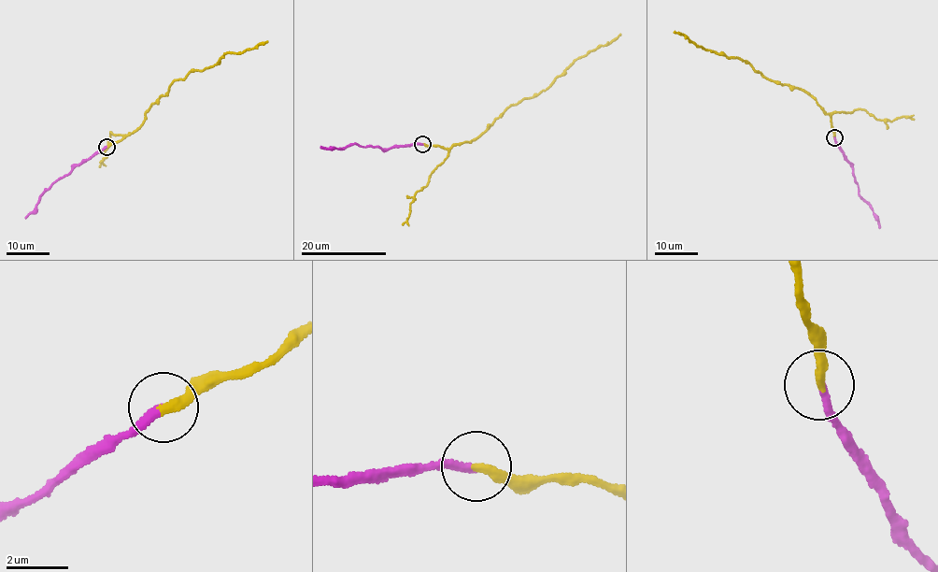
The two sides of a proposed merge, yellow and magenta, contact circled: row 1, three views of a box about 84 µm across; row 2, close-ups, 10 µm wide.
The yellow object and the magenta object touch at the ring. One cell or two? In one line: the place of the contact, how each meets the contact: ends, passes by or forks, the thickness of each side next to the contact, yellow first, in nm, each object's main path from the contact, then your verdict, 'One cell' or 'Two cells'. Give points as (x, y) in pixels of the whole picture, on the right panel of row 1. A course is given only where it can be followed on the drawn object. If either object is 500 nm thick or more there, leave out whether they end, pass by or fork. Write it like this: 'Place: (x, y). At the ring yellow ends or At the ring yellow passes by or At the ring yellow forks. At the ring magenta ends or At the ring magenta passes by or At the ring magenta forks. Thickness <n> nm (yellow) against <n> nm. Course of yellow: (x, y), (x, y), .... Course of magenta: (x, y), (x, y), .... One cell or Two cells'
Place: (834, 137). At the ring yellow ends. At the ring magenta ends. Thickness 320 nm (yellow) against 260 nm. Course of yellow: (834, 137), (830, 114), (801, 89), (774, 82), (742, 59), (705, 49), (680, 33), (674, 33). Course of magenta: (834, 137), (851, 164), (860, 196), (870, 206), (880, 228). One cell

